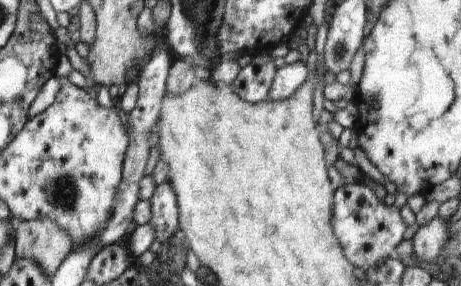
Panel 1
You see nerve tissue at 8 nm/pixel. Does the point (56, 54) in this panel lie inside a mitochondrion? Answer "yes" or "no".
no

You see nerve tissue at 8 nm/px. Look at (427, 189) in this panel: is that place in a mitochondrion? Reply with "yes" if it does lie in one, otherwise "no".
no

